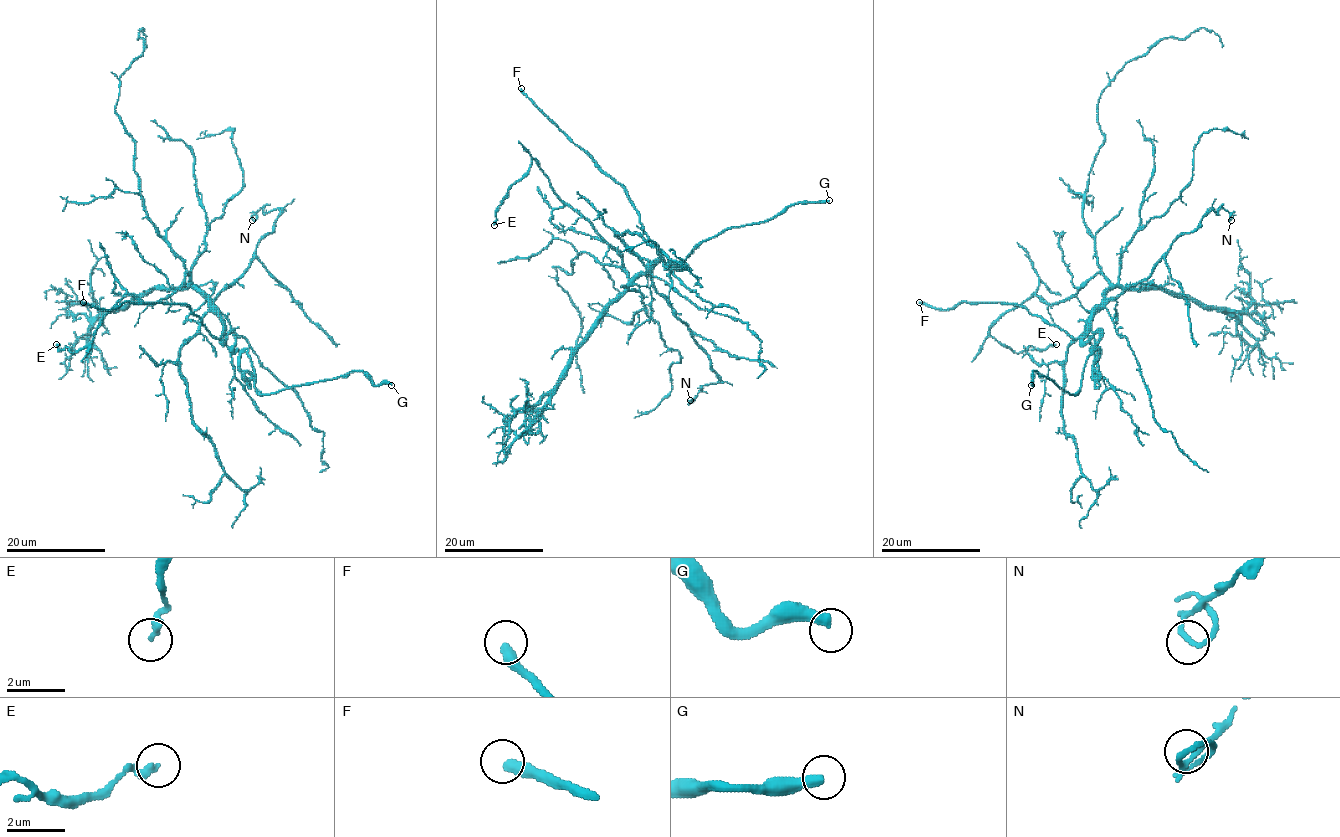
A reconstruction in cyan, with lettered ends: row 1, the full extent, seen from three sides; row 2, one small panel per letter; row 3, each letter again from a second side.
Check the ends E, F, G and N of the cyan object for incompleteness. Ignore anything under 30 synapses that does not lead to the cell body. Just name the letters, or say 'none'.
F

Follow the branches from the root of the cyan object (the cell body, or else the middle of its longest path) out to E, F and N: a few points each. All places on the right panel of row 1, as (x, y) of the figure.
E: (1094, 251), (1100, 271), (1074, 294), (1051, 304), (1031, 296), (990, 329), (1016, 353), (1056, 344)
F: (1094, 251), (1110, 289), (1090, 327), (1078, 338), (1017, 304), (959, 302), (951, 308), (935, 309), (919, 302)
N: (1094, 251), (1110, 300), (1144, 281), (1212, 209), (1227, 210), (1231, 220)

